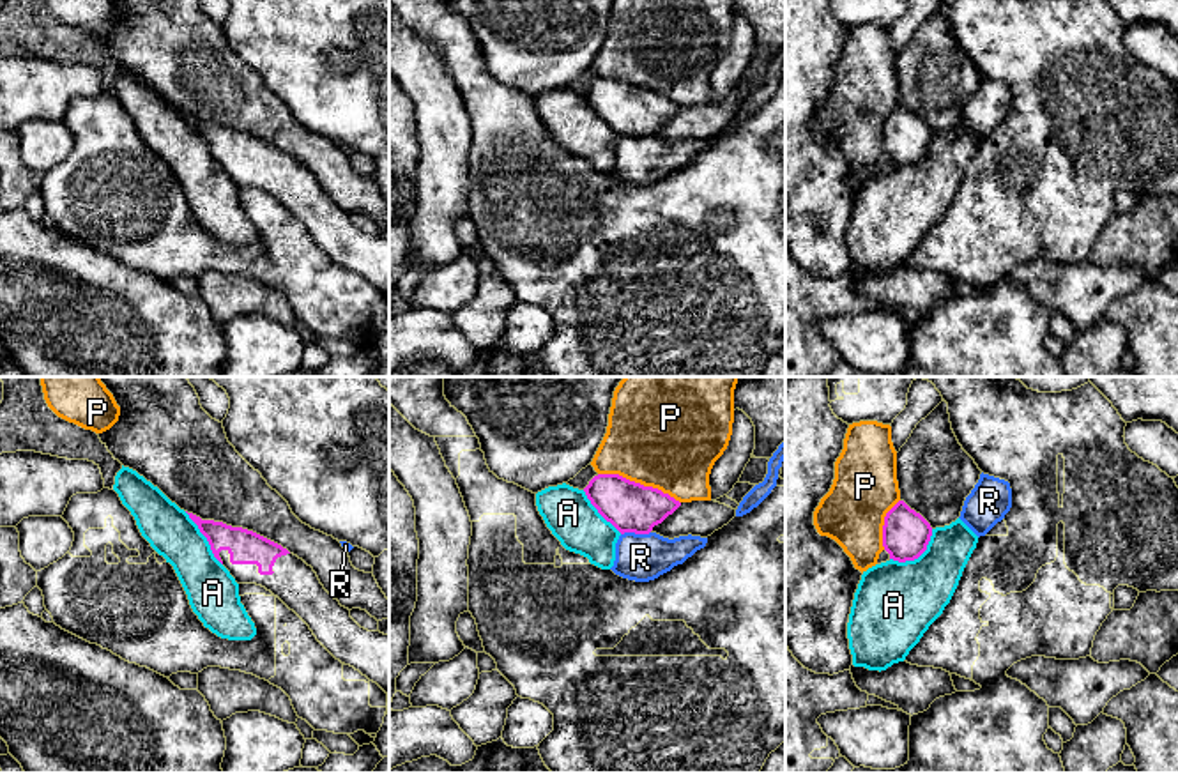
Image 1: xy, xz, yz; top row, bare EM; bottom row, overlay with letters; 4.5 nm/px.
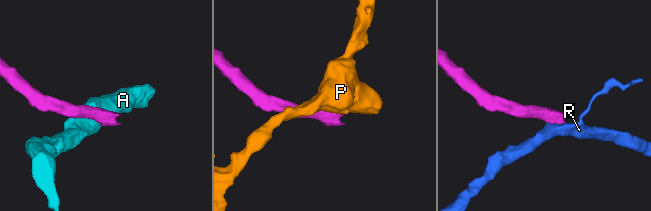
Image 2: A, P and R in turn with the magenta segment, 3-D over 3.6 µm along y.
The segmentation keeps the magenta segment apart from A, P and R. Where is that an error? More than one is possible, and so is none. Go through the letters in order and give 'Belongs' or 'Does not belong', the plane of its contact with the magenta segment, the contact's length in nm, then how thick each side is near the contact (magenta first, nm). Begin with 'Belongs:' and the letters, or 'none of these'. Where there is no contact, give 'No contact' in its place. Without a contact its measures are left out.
Belongs: none of these
A: Does not belong. Touches magenta in yz. Shared border 240 nm. Thickness 220 nm (magenta) against 380 nm
P: Does not belong. Touches magenta in xz. Shared border 400 nm. Thickness 220 nm (magenta) against 440 nm
R: Does not belong. Touches magenta in xz. Shared border 140 nm. Thickness 220 nm (magenta) against 220 nm

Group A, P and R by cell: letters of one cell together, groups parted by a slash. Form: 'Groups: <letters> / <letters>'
Groups: A / P / R

